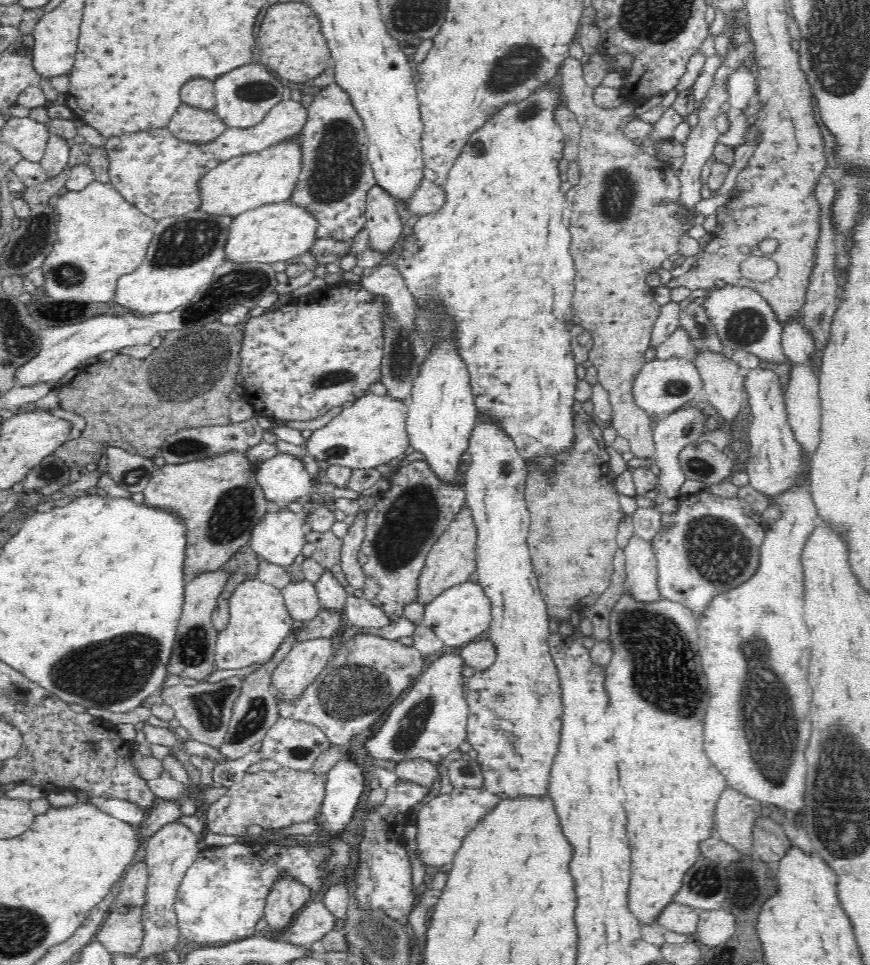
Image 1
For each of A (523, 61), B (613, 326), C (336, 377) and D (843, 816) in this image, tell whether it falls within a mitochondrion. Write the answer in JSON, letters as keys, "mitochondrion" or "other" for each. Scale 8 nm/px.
{"A":"mitochondrion","B":"other","C":"mitochondrion","D":"mitochondrion"}

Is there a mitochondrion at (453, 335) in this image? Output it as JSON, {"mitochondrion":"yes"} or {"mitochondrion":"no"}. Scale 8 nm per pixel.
{"mitochondrion":"no"}

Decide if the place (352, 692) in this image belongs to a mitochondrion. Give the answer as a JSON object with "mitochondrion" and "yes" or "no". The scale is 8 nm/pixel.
{"mitochondrion":"yes"}

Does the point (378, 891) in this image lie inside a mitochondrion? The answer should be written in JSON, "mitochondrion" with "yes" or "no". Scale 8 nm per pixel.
{"mitochondrion":"yes"}

